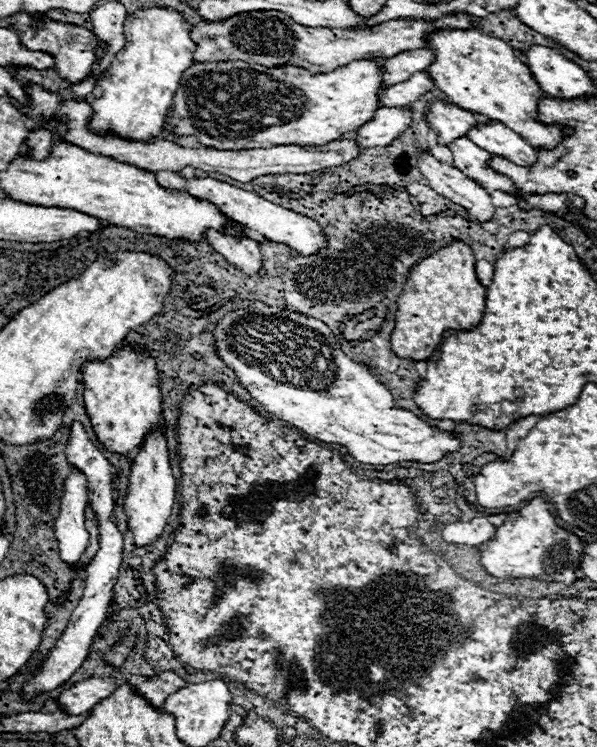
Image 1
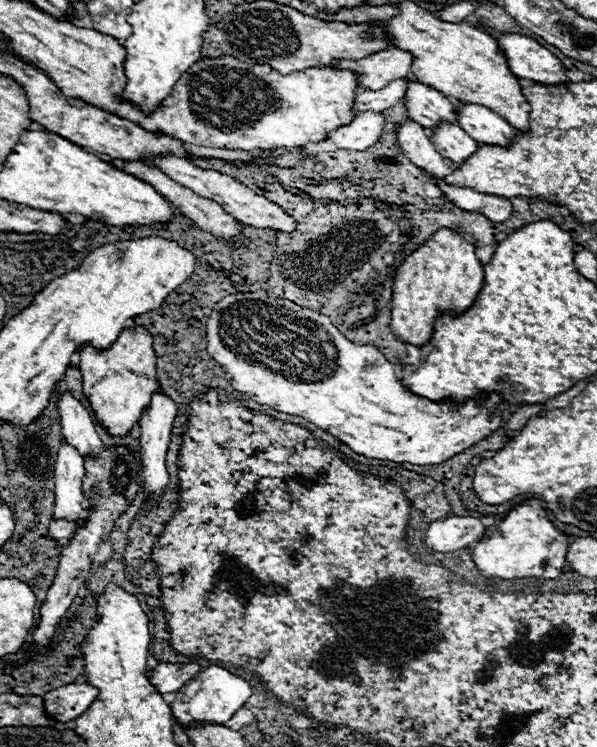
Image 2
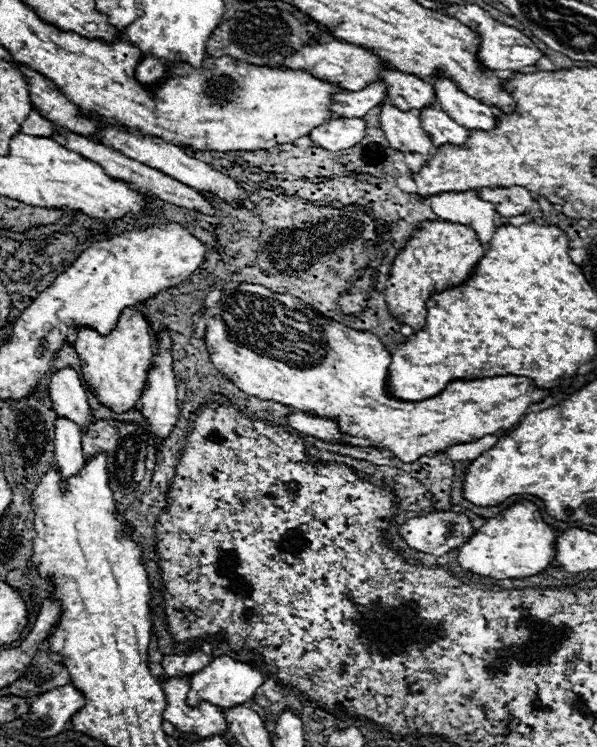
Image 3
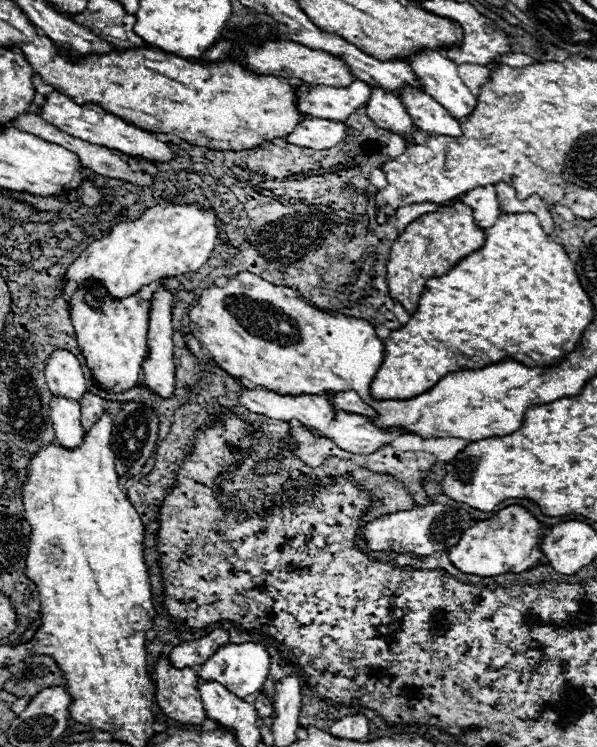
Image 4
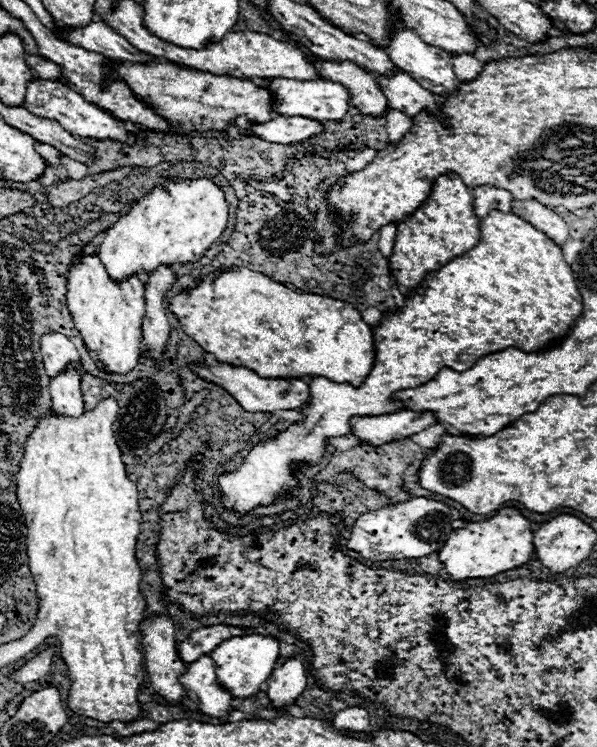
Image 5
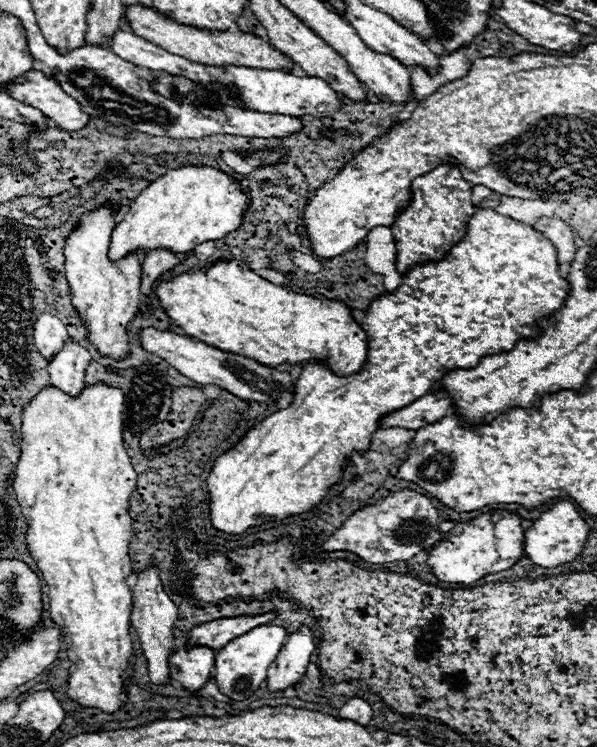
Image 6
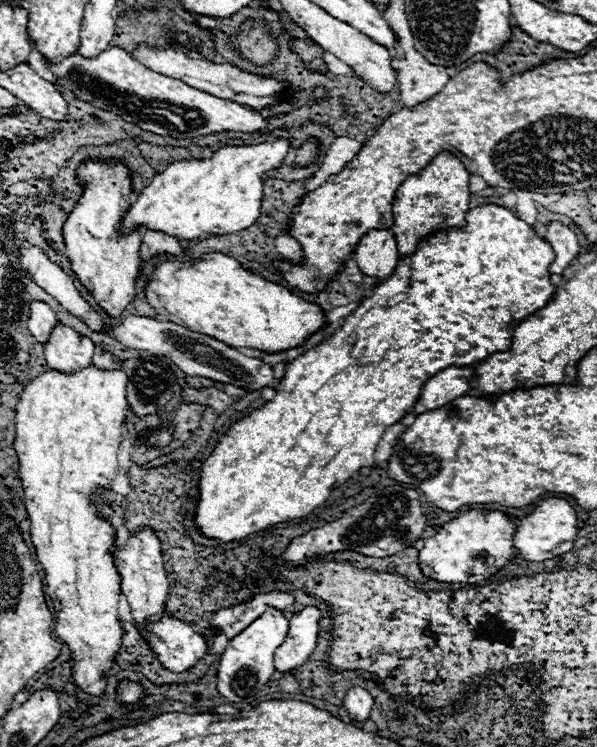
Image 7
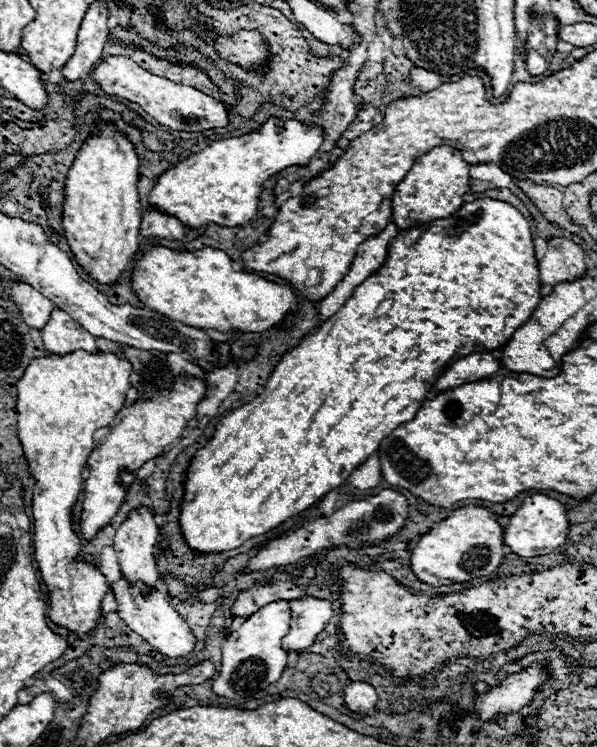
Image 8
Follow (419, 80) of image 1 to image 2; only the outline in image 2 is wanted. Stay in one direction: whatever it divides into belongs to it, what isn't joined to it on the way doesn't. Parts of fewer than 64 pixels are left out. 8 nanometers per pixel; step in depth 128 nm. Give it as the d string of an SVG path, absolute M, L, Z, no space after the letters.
M408 76L404 80L394 80L392 84L380 88L376 92L368 92L368 90L358 92L356 102L354 102L354 110L356 112L368 112L368 110L384 112L384 110L396 106L406 96L408 80L414 80L414 76Z

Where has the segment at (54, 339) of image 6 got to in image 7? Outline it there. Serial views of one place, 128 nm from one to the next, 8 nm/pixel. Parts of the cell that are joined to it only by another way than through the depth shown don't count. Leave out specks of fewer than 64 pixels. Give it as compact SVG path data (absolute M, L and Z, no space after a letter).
M32 302L30 304L30 322L28 322L28 330L32 332L32 336L40 342L46 344L48 336L52 334L52 328L58 324L58 318L54 314L54 310L44 304L44 302Z

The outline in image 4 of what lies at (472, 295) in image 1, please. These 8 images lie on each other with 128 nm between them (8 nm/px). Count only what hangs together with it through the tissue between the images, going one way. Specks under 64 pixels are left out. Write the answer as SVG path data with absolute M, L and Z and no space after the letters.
M454 200L452 208L442 206L438 212L424 214L404 228L404 232L394 242L388 256L388 292L390 298L406 308L412 316L418 308L418 300L426 288L426 280L440 278L450 272L460 258L480 250L484 246L484 232L476 226L472 210L460 200Z

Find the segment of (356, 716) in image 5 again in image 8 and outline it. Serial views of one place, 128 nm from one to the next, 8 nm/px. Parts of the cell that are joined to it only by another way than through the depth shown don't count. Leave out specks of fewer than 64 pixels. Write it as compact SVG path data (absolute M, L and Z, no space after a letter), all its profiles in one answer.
M352 682L344 690L346 708L358 714L368 714L376 706L376 700L378 700L376 690L366 682Z

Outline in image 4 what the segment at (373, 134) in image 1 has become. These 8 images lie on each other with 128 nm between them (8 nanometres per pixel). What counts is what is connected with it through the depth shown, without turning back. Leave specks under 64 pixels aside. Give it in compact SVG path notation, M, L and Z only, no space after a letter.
M304 120L300 122L300 128L296 128L288 142L302 148L314 148L314 150L328 150L336 144L340 144L348 134L348 126L344 122L332 124L332 120Z

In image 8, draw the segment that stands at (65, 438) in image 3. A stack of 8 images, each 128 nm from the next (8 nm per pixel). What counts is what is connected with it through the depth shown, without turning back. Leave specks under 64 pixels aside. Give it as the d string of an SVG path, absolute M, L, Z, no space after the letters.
M60 308L52 310L52 316L42 330L42 340L44 340L44 350L48 354L68 354L76 350L96 352L96 338L84 328L80 328Z

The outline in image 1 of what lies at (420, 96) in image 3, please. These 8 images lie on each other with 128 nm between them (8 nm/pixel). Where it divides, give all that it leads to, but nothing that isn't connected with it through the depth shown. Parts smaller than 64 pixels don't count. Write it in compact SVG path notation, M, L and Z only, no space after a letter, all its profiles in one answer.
M436 102L428 110L428 124L434 130L438 144L448 146L448 144L452 144L452 140L466 136L468 128L474 128L480 122L468 110L462 110L454 104Z

